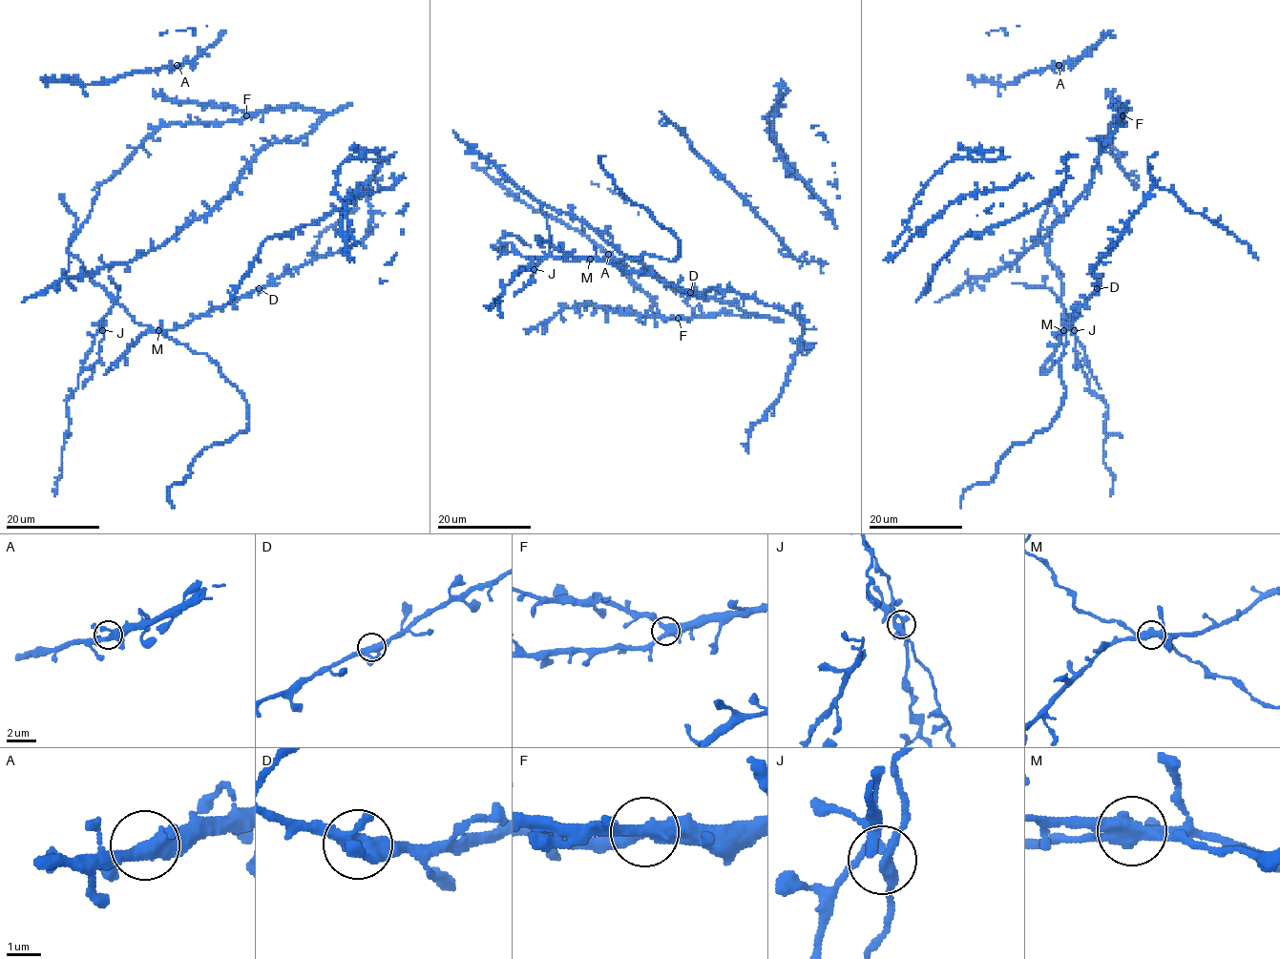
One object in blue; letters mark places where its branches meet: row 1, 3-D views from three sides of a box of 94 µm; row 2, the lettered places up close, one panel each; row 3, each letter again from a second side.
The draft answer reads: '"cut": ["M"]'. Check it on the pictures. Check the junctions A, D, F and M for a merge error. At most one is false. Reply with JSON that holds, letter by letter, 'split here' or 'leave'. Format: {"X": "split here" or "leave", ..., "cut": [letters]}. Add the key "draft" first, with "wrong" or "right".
{"draft": "right", "A": "leave", "D": "leave", "F": "leave", "M": "split here", "cut": ["M"]}

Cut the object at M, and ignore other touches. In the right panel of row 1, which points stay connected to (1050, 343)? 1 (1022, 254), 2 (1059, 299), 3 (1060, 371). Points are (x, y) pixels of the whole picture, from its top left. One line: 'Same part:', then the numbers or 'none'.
Same part: 1

